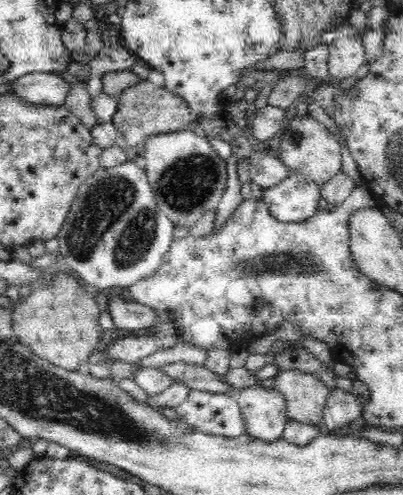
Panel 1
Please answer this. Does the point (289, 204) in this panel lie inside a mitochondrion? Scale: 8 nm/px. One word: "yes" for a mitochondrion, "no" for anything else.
no

